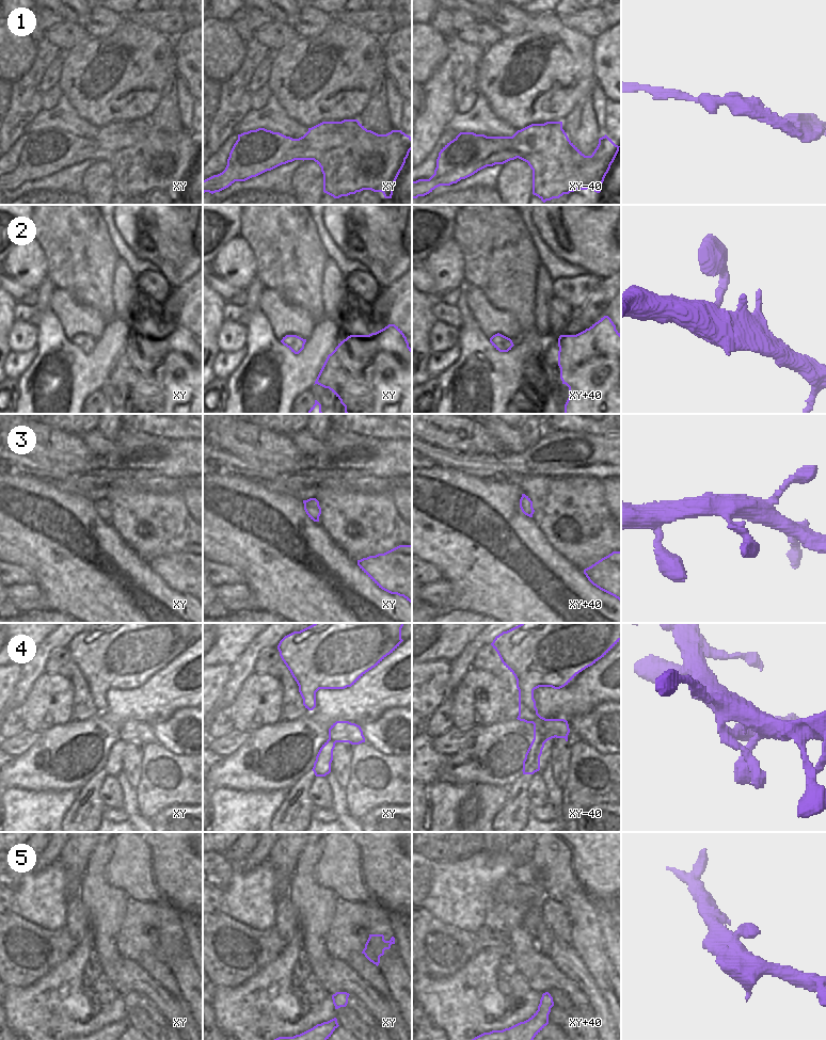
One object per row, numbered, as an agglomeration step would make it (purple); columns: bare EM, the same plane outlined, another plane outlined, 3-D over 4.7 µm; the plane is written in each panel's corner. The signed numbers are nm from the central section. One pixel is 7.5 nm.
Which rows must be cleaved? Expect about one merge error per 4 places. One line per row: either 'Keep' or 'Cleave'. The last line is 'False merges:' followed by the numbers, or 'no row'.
1: Keep
2: Keep
3: Keep
4: Cleave
5: Keep
False merges: 4

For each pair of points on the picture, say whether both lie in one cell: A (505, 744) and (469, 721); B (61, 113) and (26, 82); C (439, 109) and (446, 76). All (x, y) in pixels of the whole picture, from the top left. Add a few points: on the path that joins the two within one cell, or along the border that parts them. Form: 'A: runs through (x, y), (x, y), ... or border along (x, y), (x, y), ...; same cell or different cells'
A: border along (491, 721), (466, 733); different cells
B: border along (42, 109), (26, 128); different cells
C: runs through (439, 100), (439, 88), (441, 84); same cell

